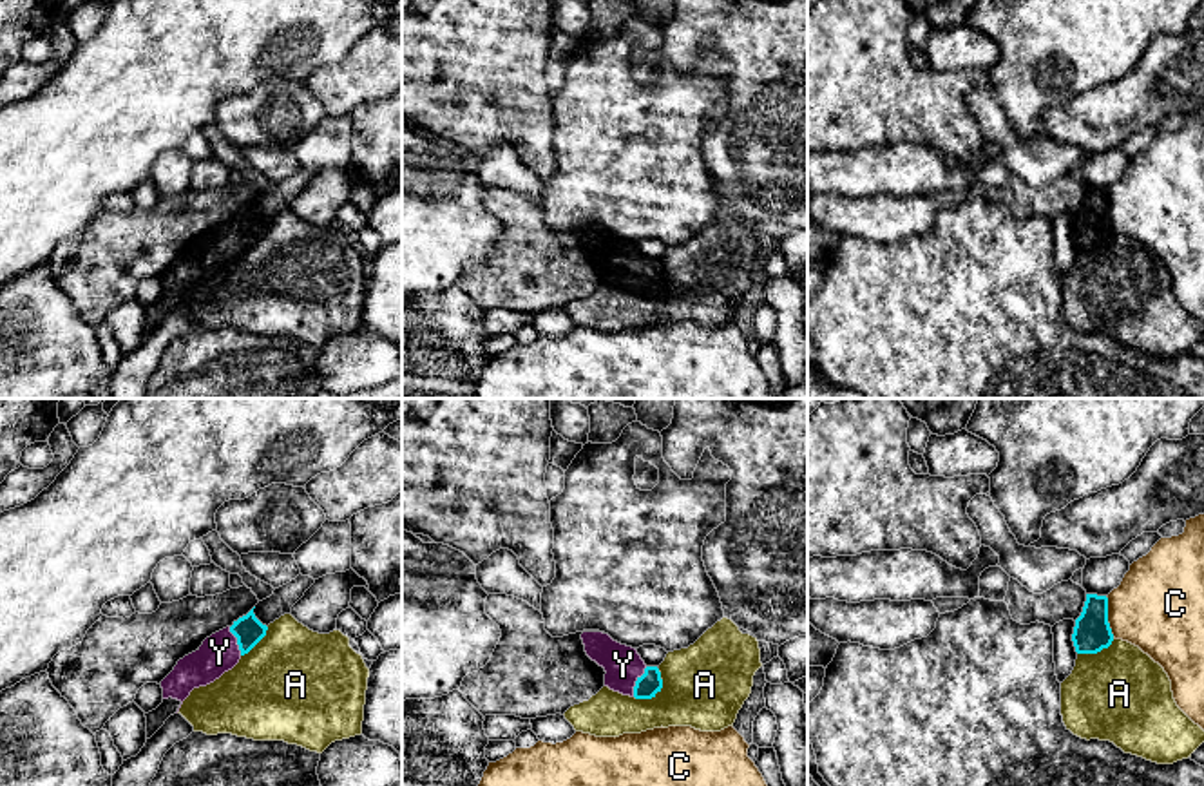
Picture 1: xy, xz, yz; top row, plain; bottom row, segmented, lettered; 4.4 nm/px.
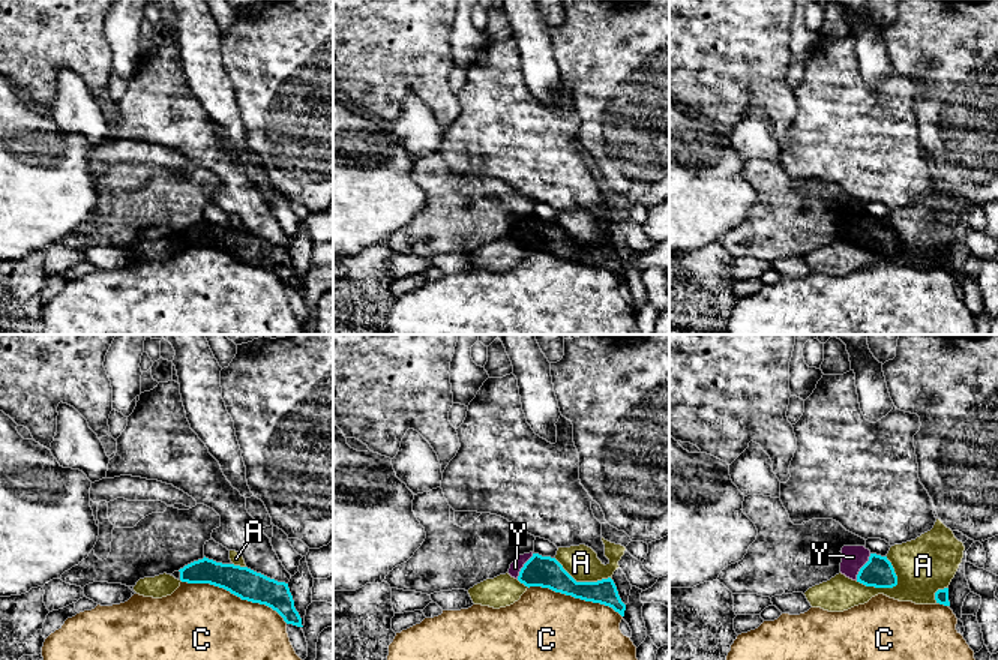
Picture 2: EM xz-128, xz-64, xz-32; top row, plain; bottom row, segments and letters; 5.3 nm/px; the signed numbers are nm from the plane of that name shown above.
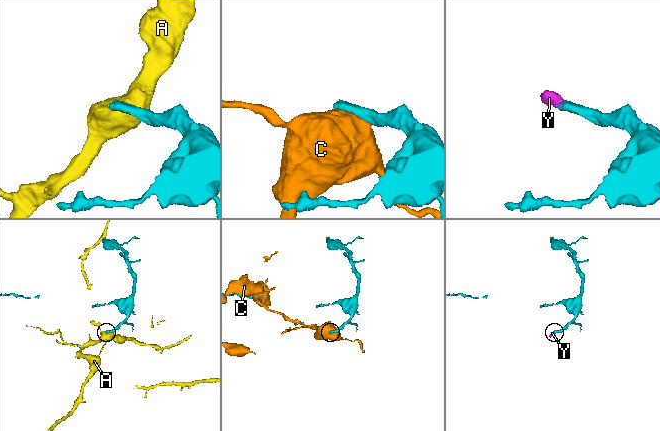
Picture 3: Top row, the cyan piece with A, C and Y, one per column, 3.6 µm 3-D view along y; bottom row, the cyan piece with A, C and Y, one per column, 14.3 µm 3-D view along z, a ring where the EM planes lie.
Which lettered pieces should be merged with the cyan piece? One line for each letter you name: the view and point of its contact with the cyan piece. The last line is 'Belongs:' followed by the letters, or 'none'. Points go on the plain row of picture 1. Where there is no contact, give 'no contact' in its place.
Y: contact xz (636, 276)
Belongs: Y

